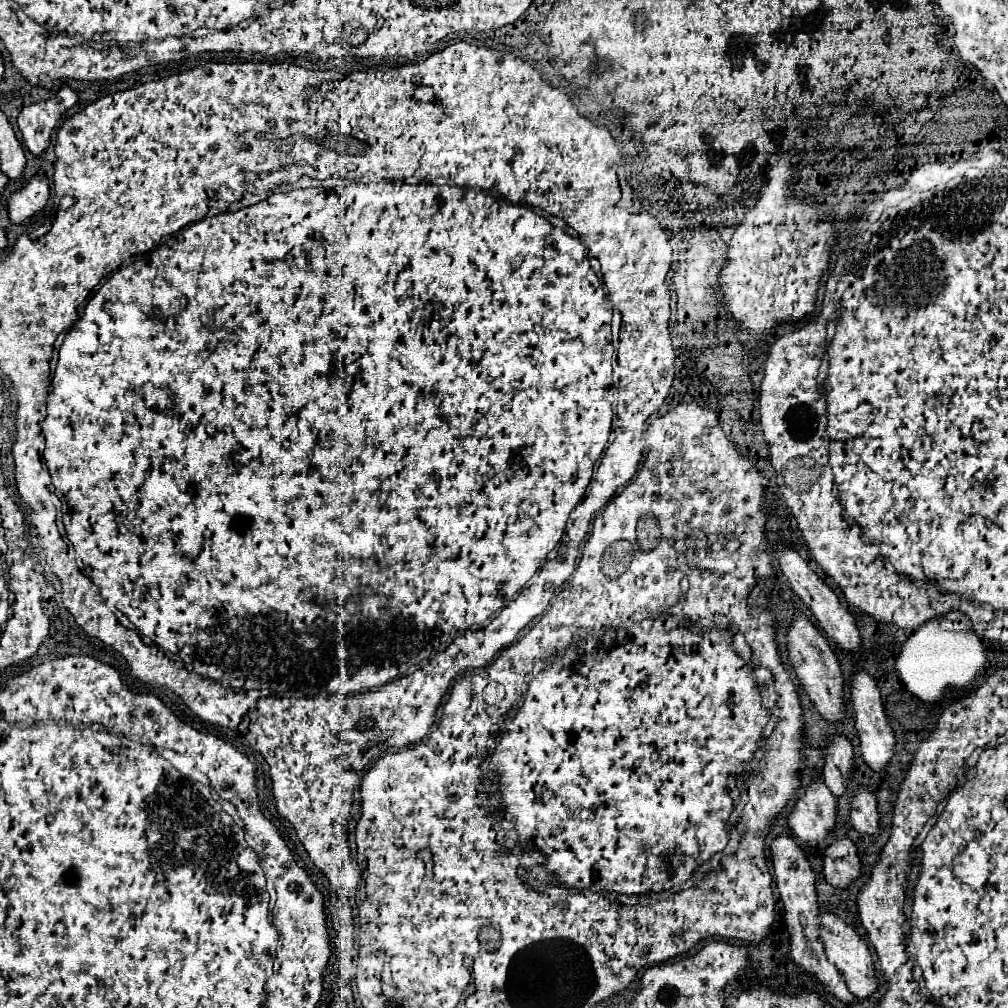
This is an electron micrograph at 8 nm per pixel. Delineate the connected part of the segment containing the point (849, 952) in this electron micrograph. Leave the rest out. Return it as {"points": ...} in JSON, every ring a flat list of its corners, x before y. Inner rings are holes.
{"points":[[823,913,821,915,821,923,819,923,819,941,825,947,827,959,845,977,845,983,847,983,847,987,849,987,849,991,853,995,865,999,867,995,871,995,873,991,877,991,877,979,875,979,875,971,873,971,871,953,869,953,865,941,861,941,861,937,855,933,853,927,849,927,845,921,841,921,833,913]]}

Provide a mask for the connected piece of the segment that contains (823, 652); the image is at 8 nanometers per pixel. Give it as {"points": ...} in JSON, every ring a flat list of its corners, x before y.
{"points":[[795,613,791,617,791,625,787,627,787,655,789,655,789,661,795,669,795,675,801,683,803,691,813,701,817,711,829,721,839,721,843,717,843,709,845,709,841,667,839,667,839,661,837,661,835,653,831,651,827,639,823,635,819,635,815,625,803,613]]}

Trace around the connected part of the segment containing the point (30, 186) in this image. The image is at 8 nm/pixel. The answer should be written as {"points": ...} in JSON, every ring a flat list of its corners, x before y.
{"points":[[37,171,21,189,11,193,7,199,9,217,13,223,23,223,31,215,35,215,39,209,47,205,49,199,49,185,41,171]]}

